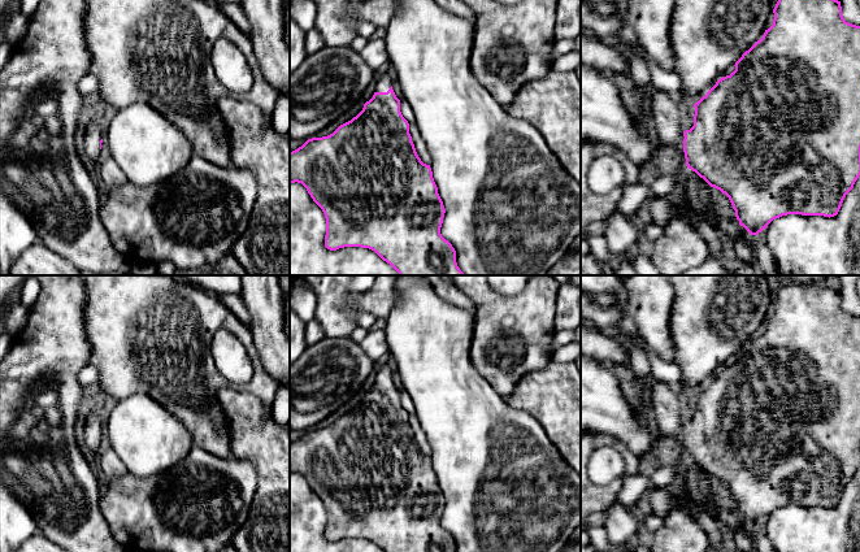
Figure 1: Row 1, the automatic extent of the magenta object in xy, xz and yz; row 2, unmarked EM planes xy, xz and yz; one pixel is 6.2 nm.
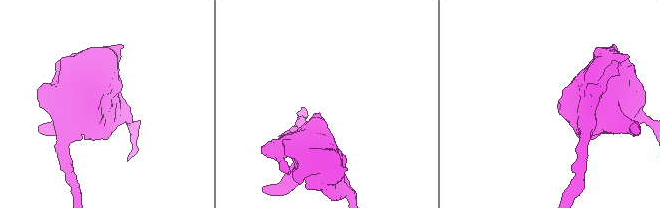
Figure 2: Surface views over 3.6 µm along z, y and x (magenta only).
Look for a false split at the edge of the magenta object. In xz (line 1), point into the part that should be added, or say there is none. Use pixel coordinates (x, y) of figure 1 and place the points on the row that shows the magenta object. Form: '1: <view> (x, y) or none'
1: xz (382, 83)

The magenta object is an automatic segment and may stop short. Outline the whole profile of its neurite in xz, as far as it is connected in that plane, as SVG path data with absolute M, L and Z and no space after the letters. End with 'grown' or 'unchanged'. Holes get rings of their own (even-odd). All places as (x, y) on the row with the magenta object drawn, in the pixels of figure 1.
M387 74L374 82L374 95L351 121L333 134L308 139L290 152L290 183L301 183L326 218L325 247L336 251L344 247L361 247L374 251L399 275L464 275L456 262L456 251L440 234L444 205L438 194L430 165L418 157L409 123L400 112Z; grown

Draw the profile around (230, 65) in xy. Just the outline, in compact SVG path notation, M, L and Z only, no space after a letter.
M225 38L217 39L212 48L212 65L216 77L235 95L251 88L252 75L243 52Z

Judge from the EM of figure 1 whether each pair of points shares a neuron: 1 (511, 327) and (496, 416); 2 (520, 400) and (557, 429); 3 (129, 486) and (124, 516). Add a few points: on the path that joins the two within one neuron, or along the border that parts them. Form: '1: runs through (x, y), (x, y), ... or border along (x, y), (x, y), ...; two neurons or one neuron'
1: border along (480, 373), (503, 398); two neurons
2: runs through (529, 400), (550, 420); one neuron
3: runs through (129, 494), (129, 508); one neuron

